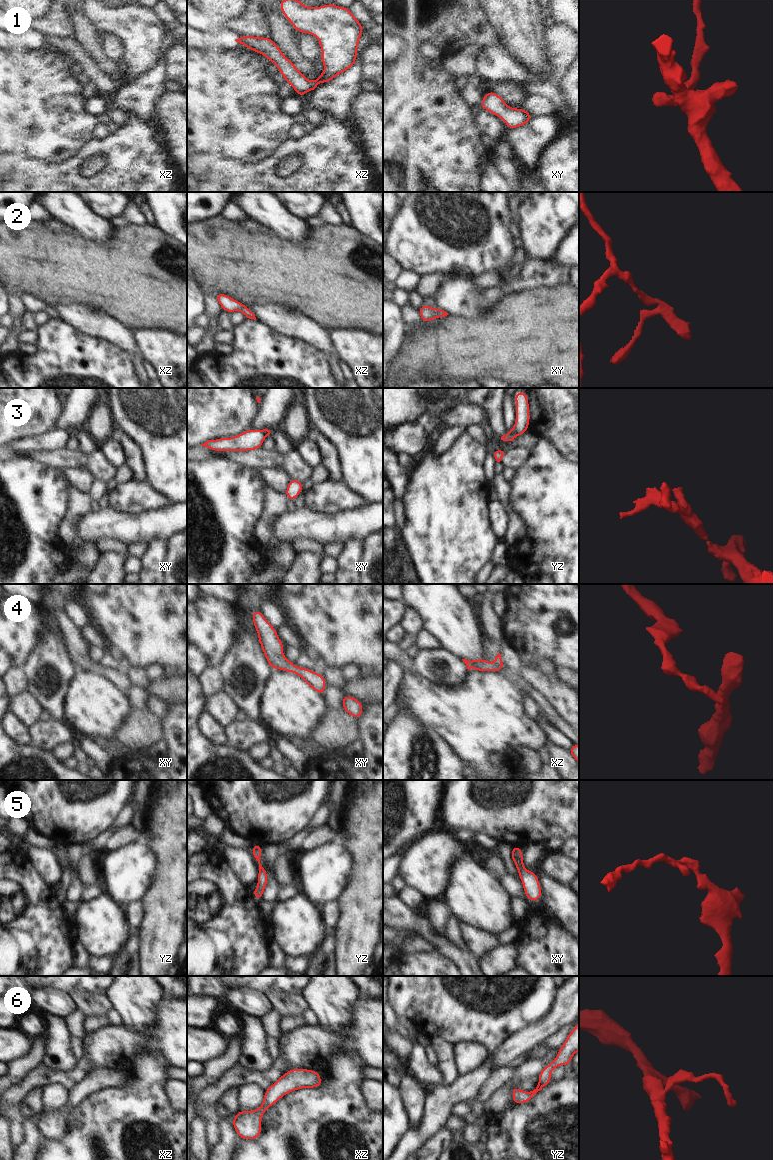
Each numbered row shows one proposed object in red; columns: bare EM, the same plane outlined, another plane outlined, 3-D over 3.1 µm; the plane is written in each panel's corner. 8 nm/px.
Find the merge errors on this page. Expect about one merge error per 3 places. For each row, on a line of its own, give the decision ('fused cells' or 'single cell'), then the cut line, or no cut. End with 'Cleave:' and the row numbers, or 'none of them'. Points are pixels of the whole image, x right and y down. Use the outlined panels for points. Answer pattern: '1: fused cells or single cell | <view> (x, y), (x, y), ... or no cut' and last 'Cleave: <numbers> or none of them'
1: single cell | no cut
2: single cell | no cut
3: fused cells | xy (262, 430), (266, 436)
4: single cell | no cut
5: single cell | no cut
6: single cell | no cut
Cleave: 3

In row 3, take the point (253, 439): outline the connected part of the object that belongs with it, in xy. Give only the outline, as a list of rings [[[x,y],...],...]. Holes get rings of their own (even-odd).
[[[248,429],[245,432],[230,438],[208,440],[204,444],[201,444],[201,446],[207,447],[213,451],[221,452],[250,451],[261,448],[265,437],[263,430]]]

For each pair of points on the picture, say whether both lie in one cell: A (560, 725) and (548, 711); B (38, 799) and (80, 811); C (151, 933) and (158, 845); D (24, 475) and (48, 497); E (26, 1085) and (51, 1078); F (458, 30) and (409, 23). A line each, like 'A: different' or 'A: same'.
A: same
B: same
C: same
D: same
E: same
F: same

